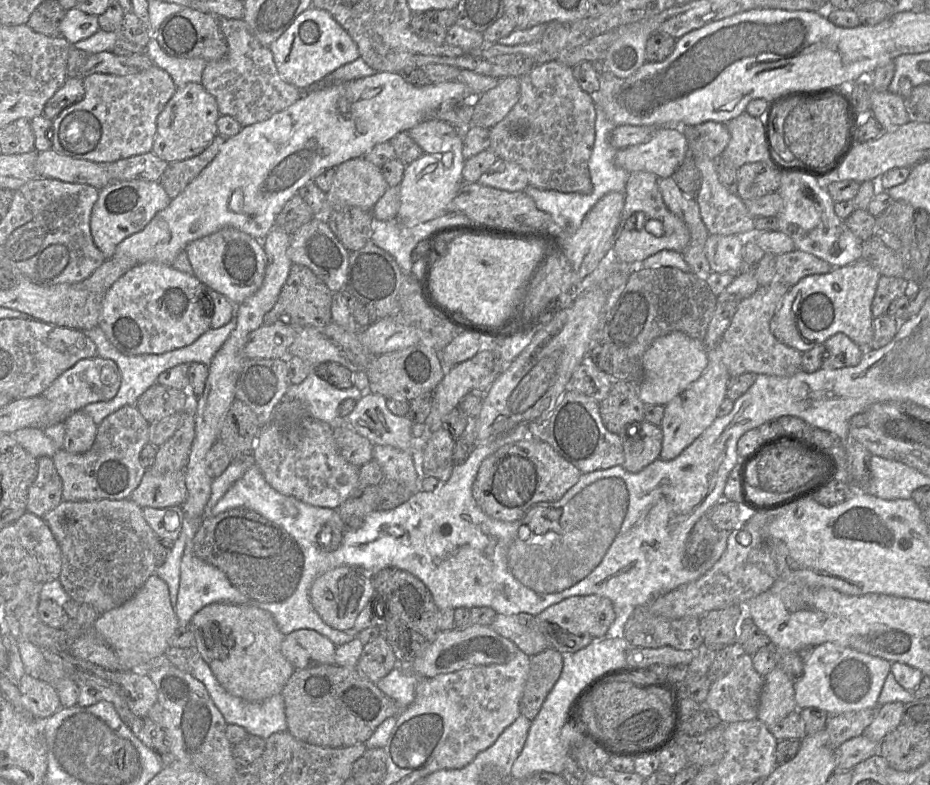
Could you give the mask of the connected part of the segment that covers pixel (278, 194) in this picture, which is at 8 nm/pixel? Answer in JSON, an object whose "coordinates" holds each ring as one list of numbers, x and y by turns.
{"coordinates":[[381,71,368,77,334,83,322,89,312,91,309,94,303,94,296,102,284,110,275,113,264,121,243,127,238,134,226,139,212,162,201,171,201,173,184,189,184,191,182,191,176,198,172,199,165,209,159,211,142,231,137,232,120,242,111,258,129,257,135,260,136,264,158,262,165,265,172,265,178,254,184,251,185,247,190,242,208,236,225,227,236,228,252,236,256,240,261,241,274,228,275,218,287,201,296,195,302,186,313,181,320,173,329,168,336,168,339,164,349,159,364,157,375,145,390,141,396,134,403,131,409,131,425,119,435,119,428,117,432,117,434,112,446,100,460,101,460,99,465,99,465,95,471,95,471,93,472,91,458,80,432,83,427,86,417,87,407,83,399,73]]}

